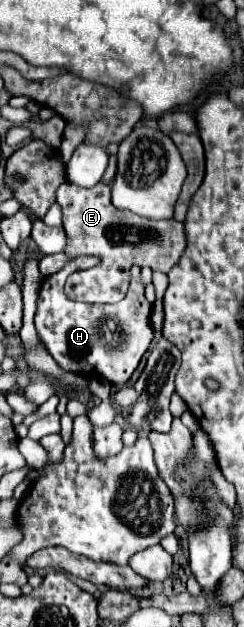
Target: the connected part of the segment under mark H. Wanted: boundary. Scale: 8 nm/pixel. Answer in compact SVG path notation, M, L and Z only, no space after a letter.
M75 257L61 271L45 277L37 297L37 313L35 327L45 343L51 357L65 369L73 373L99 375L113 383L115 387L123 387L133 371L137 369L141 357L149 349L153 341L151 327L151 303L145 299L145 287L141 283L141 269L135 265L131 269L131 285L123 301L113 305L91 305L67 299L63 293L65 279L77 269L89 269L91 257Z

